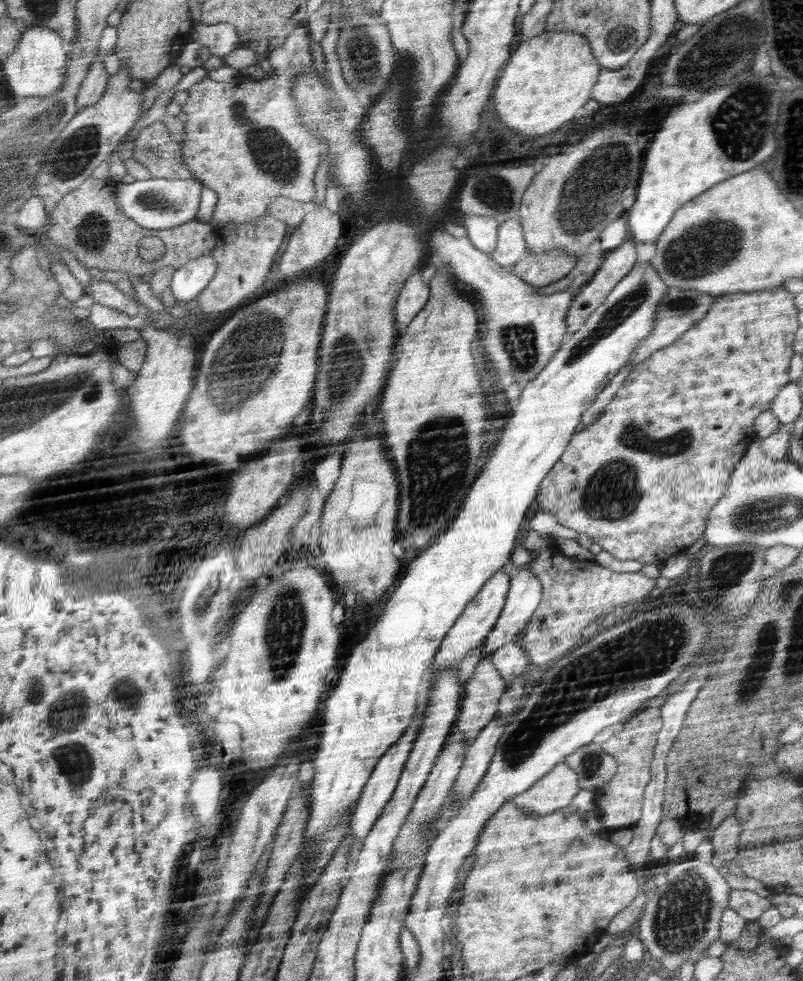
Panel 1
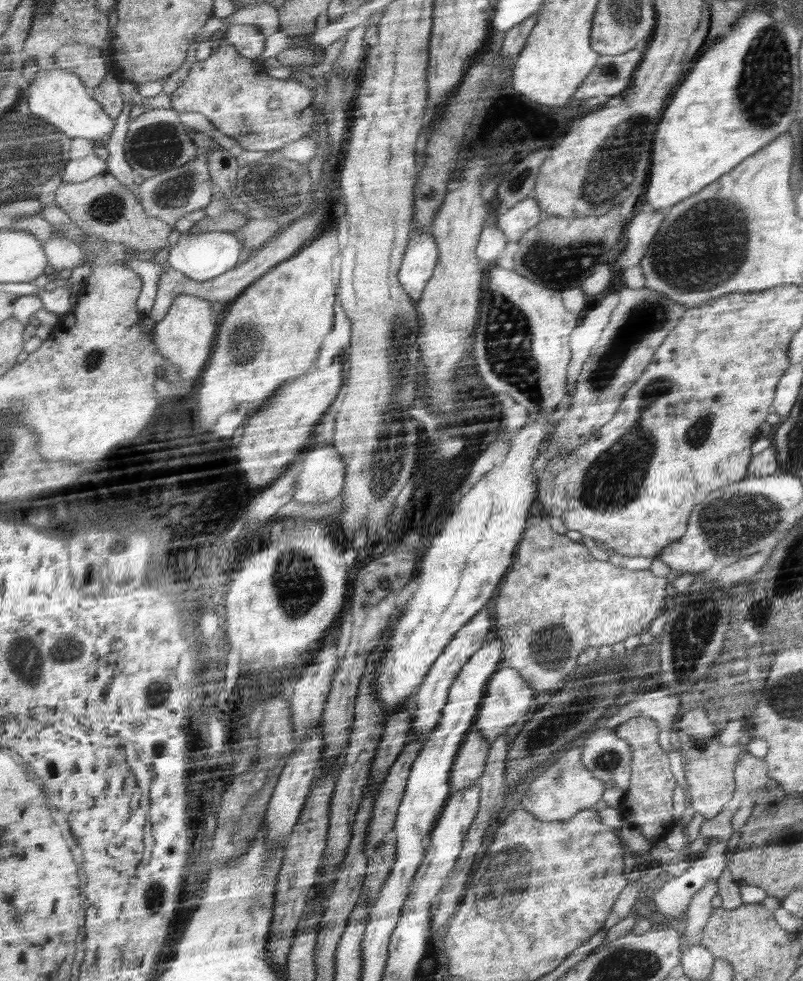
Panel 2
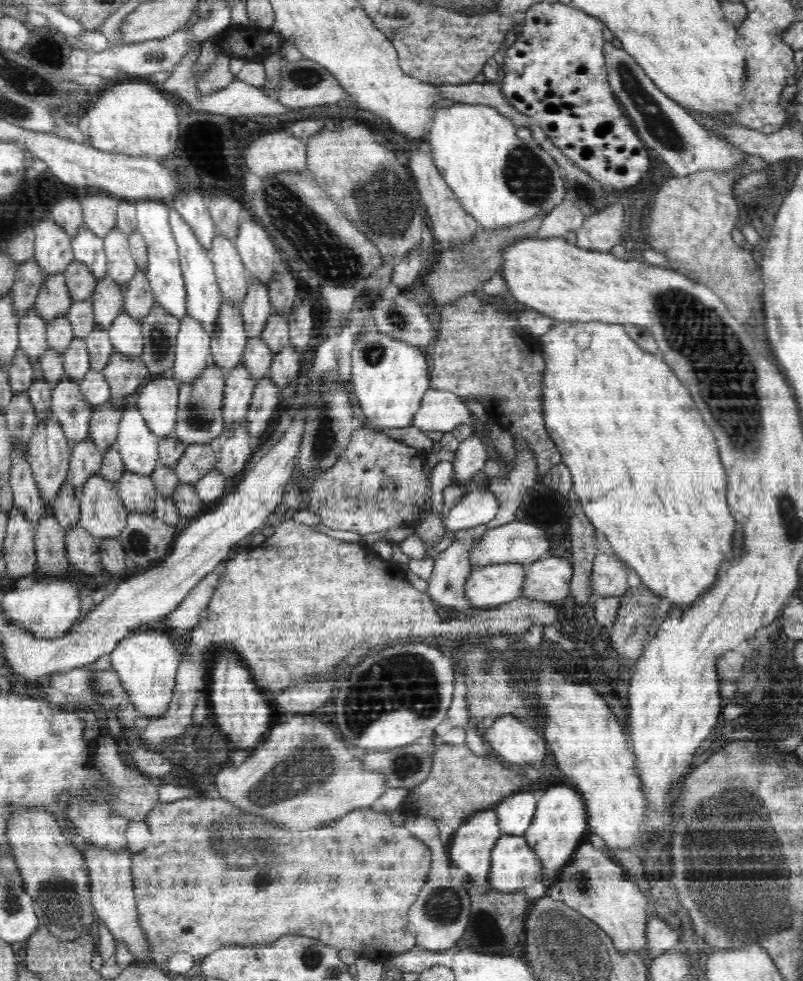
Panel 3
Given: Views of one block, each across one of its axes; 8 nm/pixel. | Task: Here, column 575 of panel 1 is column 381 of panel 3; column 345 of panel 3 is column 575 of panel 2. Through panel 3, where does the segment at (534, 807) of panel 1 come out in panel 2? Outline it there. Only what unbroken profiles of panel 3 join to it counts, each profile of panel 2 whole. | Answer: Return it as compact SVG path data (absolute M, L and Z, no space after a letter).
M580 744L578 748L562 752L560 759L548 768L544 767L525 792L521 800L523 809L544 822L552 822L568 820L576 817L582 810L594 808L594 804L602 798L607 787L602 779L597 779L592 771L584 766L582 752Z

